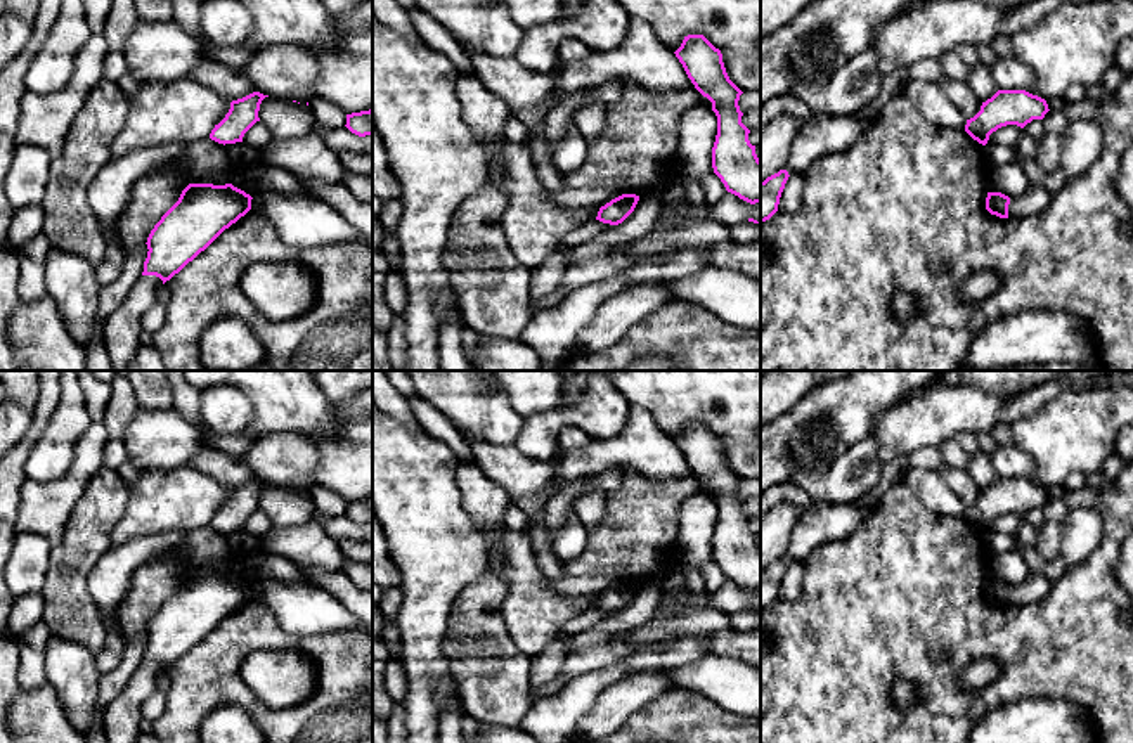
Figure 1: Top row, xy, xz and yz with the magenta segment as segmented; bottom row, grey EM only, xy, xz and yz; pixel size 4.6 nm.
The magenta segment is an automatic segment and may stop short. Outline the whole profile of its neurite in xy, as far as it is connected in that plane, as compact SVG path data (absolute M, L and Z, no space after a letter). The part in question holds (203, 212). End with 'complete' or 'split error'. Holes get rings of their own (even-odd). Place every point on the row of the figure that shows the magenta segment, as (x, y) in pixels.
M189 184L147 237L142 275L170 281L225 229L251 210L251 196L232 184Z; complete

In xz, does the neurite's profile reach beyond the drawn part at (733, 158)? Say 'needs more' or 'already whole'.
already whole

